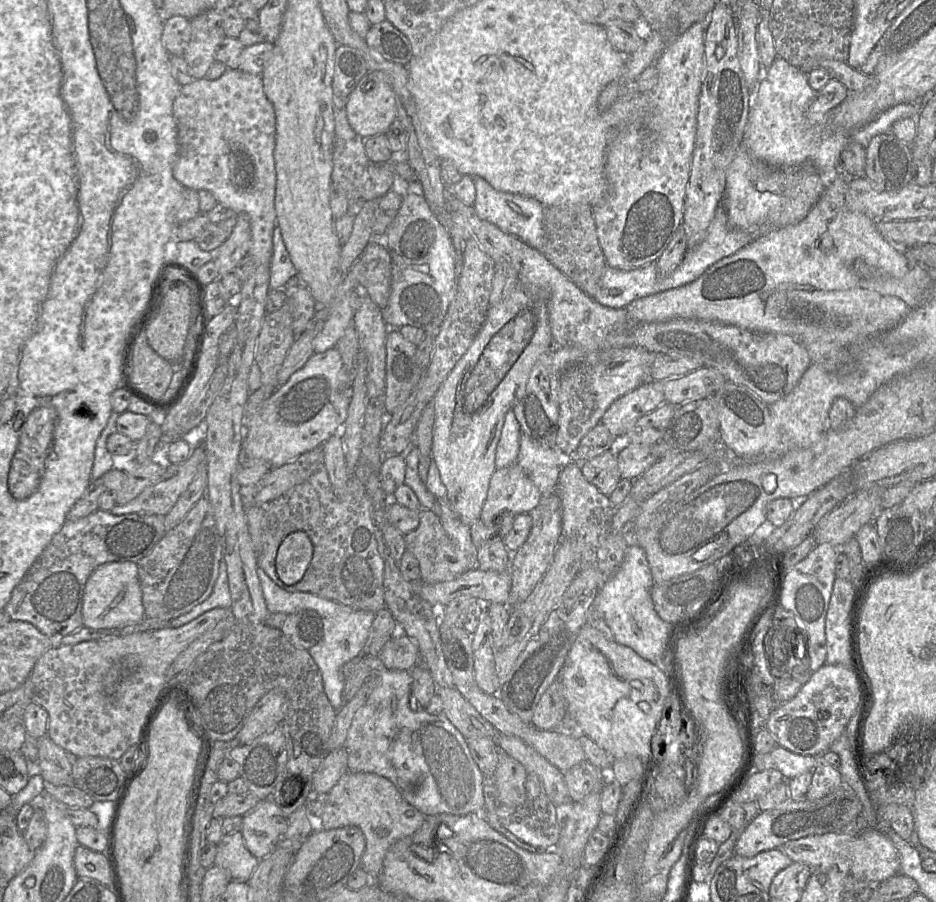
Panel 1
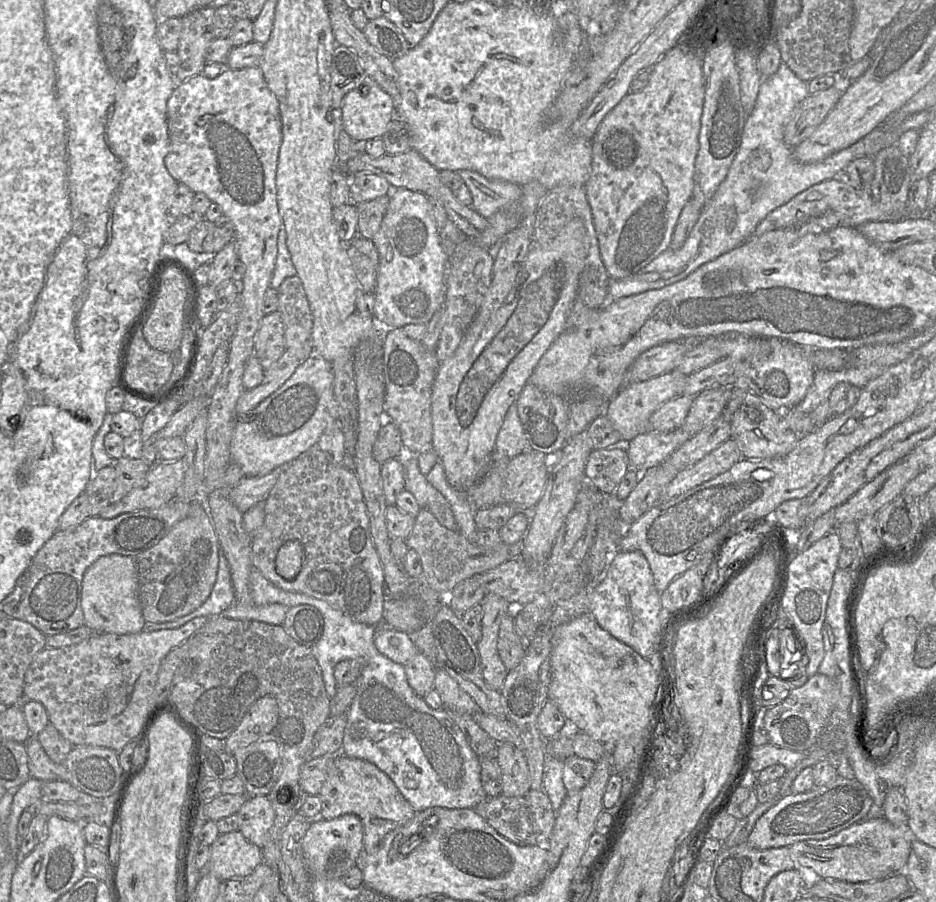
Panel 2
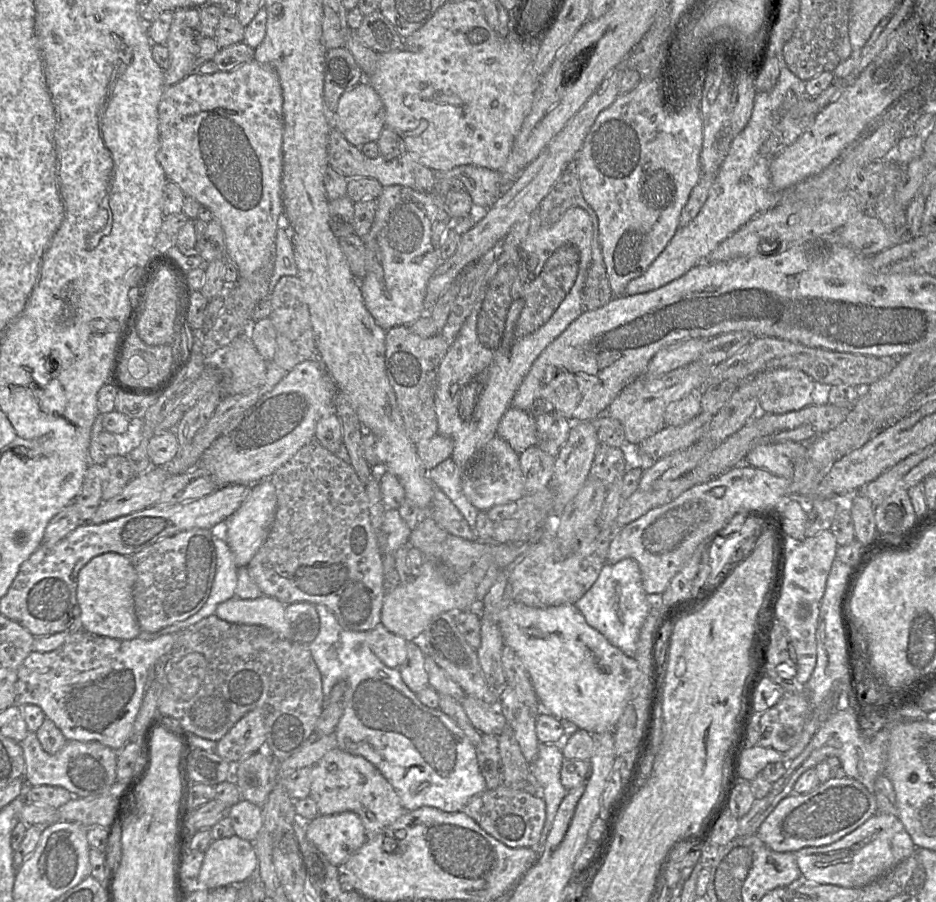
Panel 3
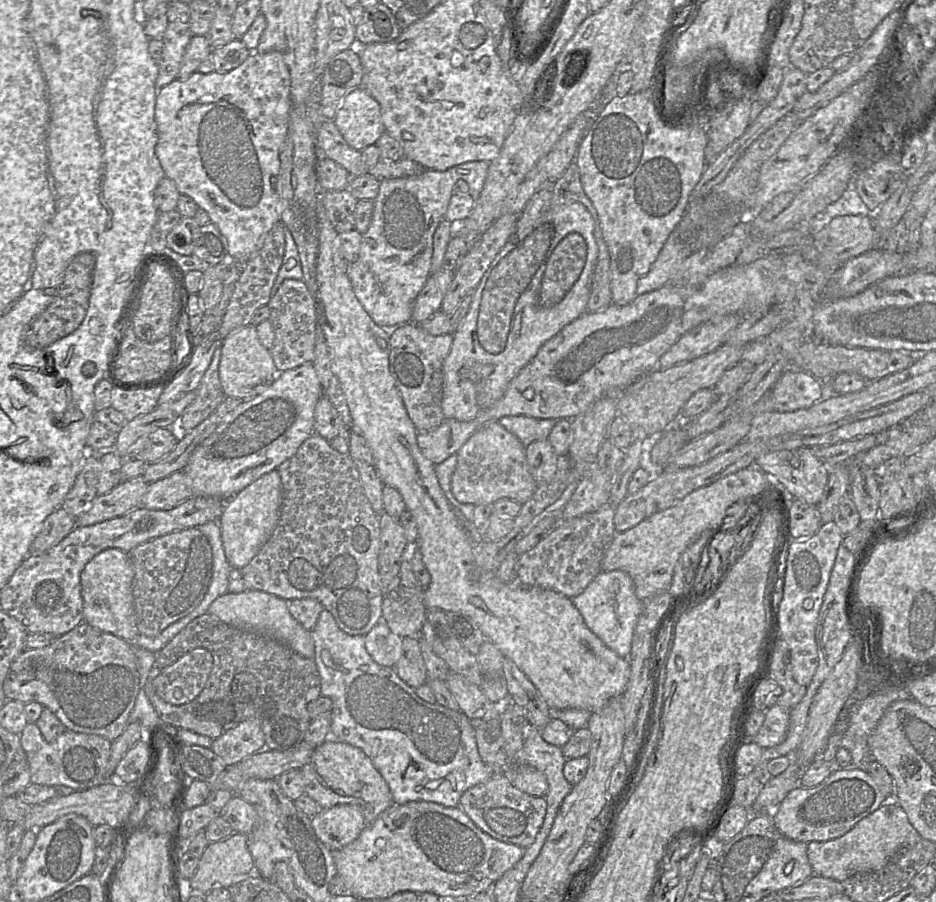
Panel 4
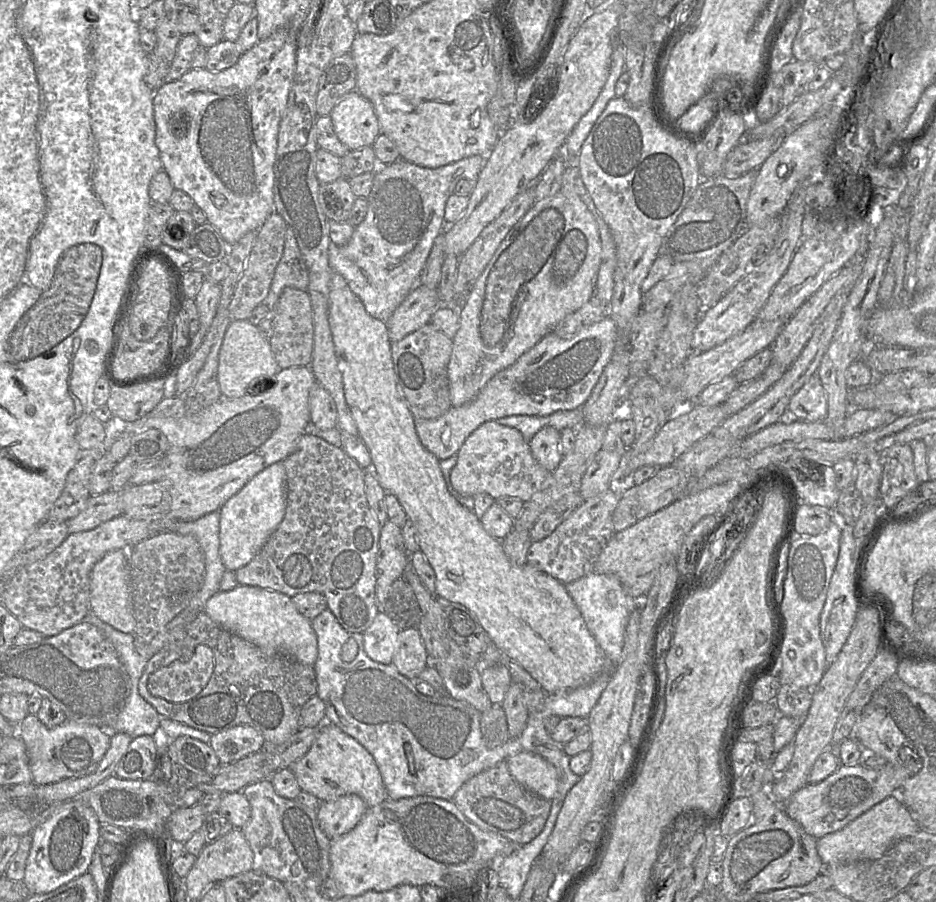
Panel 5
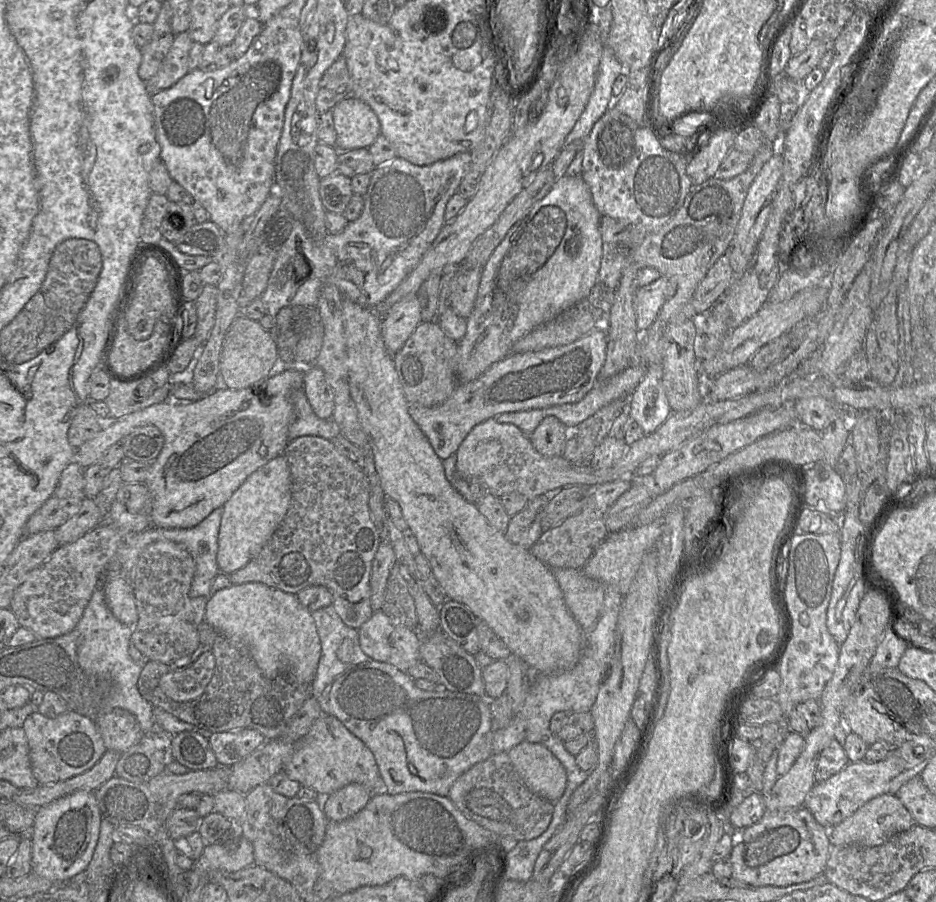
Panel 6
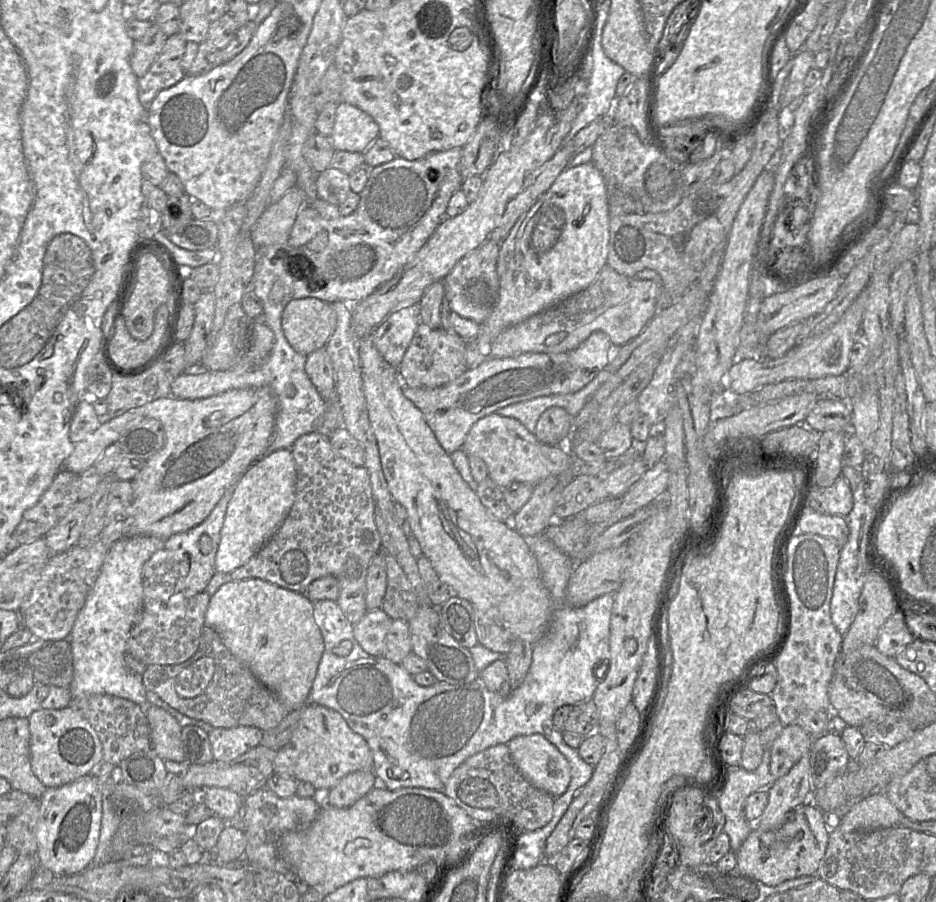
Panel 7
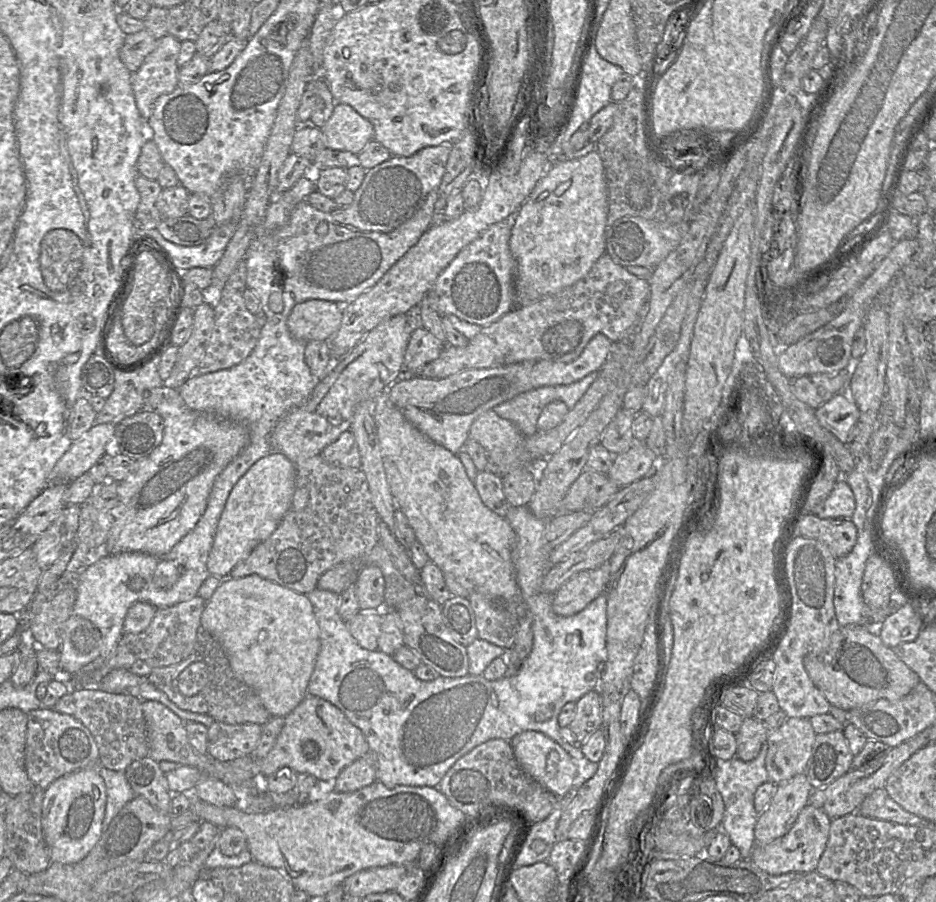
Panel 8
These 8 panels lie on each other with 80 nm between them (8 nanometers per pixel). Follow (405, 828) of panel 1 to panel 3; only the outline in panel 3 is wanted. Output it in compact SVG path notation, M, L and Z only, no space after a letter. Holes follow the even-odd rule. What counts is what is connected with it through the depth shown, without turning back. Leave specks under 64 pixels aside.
M338 747L328 751L312 766L310 797L316 802L320 815L355 812L365 827L366 839L381 832L406 812L393 786L371 762Z

